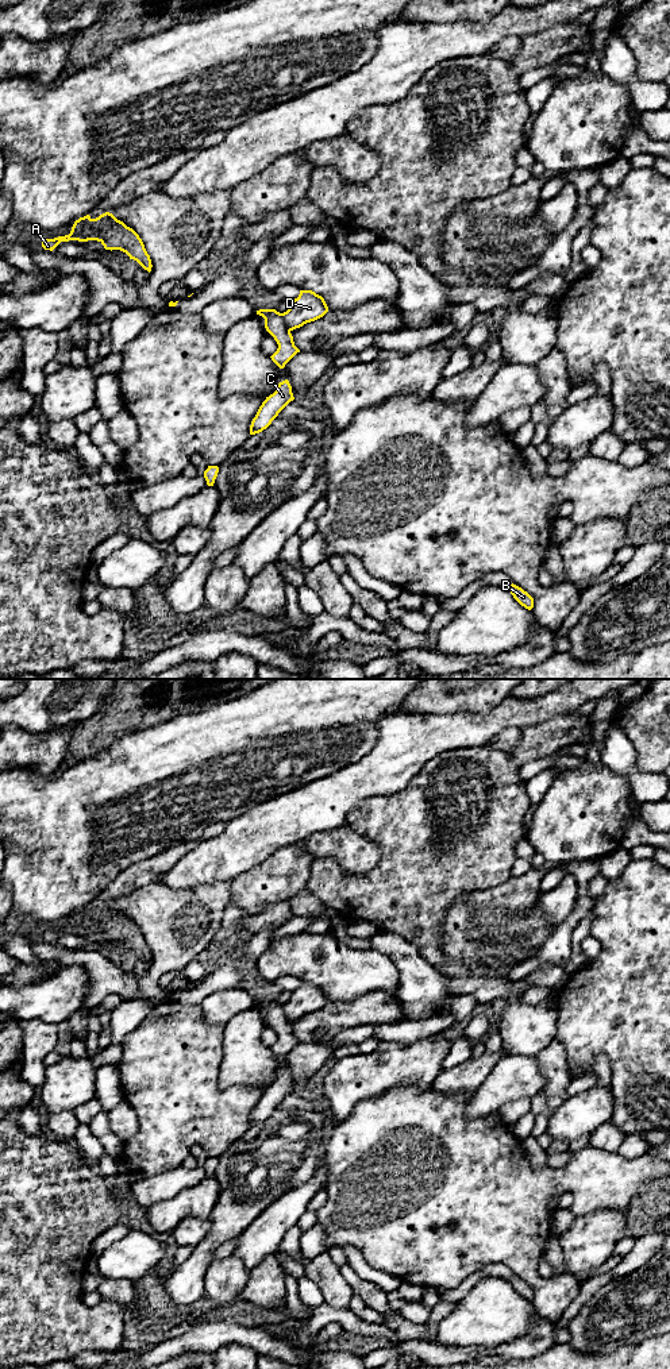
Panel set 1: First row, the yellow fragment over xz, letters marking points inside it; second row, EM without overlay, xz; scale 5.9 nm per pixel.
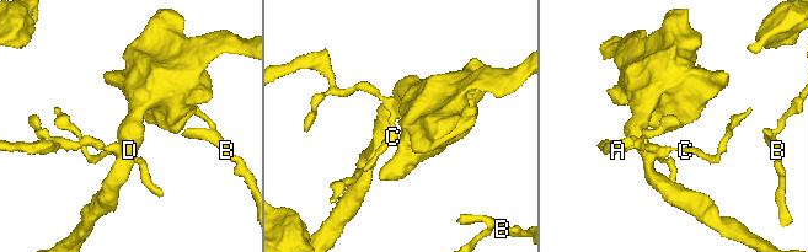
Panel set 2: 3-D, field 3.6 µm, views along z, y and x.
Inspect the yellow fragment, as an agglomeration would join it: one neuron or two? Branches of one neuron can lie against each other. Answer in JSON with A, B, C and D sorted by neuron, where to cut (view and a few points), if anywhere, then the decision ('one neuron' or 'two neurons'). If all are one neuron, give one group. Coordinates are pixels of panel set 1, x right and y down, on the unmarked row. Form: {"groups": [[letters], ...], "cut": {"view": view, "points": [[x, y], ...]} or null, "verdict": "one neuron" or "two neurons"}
{"groups": [["A", "B", "C"], ["D"]], "cut": {"view": "xz", "points": [[282, 1005], [282, 1011], [289, 1022]]}, "verdict": "two neurons"}

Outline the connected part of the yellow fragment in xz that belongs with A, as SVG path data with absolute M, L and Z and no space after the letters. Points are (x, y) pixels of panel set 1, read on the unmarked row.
M105 903L96 910L89 906L74 913L69 926L42 932L45 941L53 942L61 933L97 932L105 941L120 941L136 952L145 961L151 963L151 950L139 926L112 905Z

